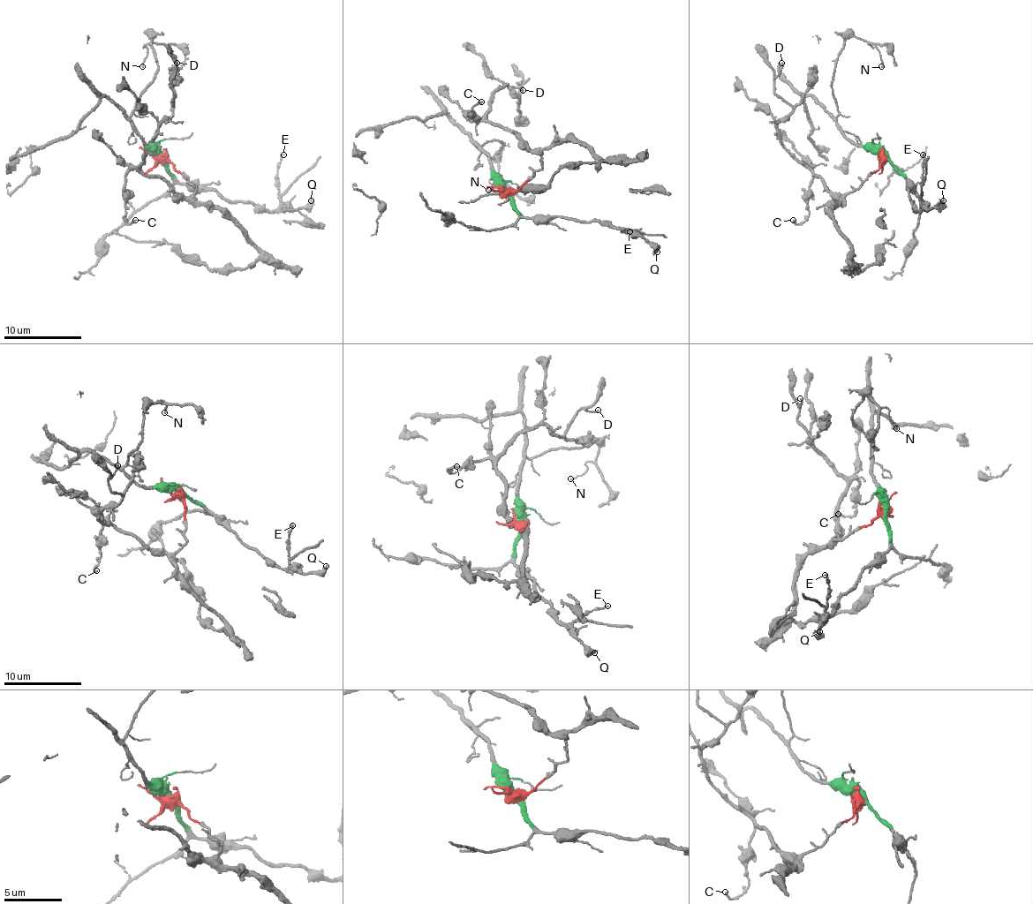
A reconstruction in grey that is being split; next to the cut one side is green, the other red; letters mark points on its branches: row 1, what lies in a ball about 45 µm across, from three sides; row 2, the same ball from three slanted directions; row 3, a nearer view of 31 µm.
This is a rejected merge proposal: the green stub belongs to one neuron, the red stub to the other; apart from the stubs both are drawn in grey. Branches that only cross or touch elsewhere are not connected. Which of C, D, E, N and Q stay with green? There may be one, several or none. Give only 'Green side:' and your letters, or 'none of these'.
Green side: E, N, Q

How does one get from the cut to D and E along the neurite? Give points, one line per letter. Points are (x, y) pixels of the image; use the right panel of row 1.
D: (885, 157), (859, 186), (835, 196), (779, 137), (777, 124), (792, 110), (775, 93), (775, 77), (780, 64)
E: (885, 157), (909, 182), (908, 188), (919, 211), (923, 154)

